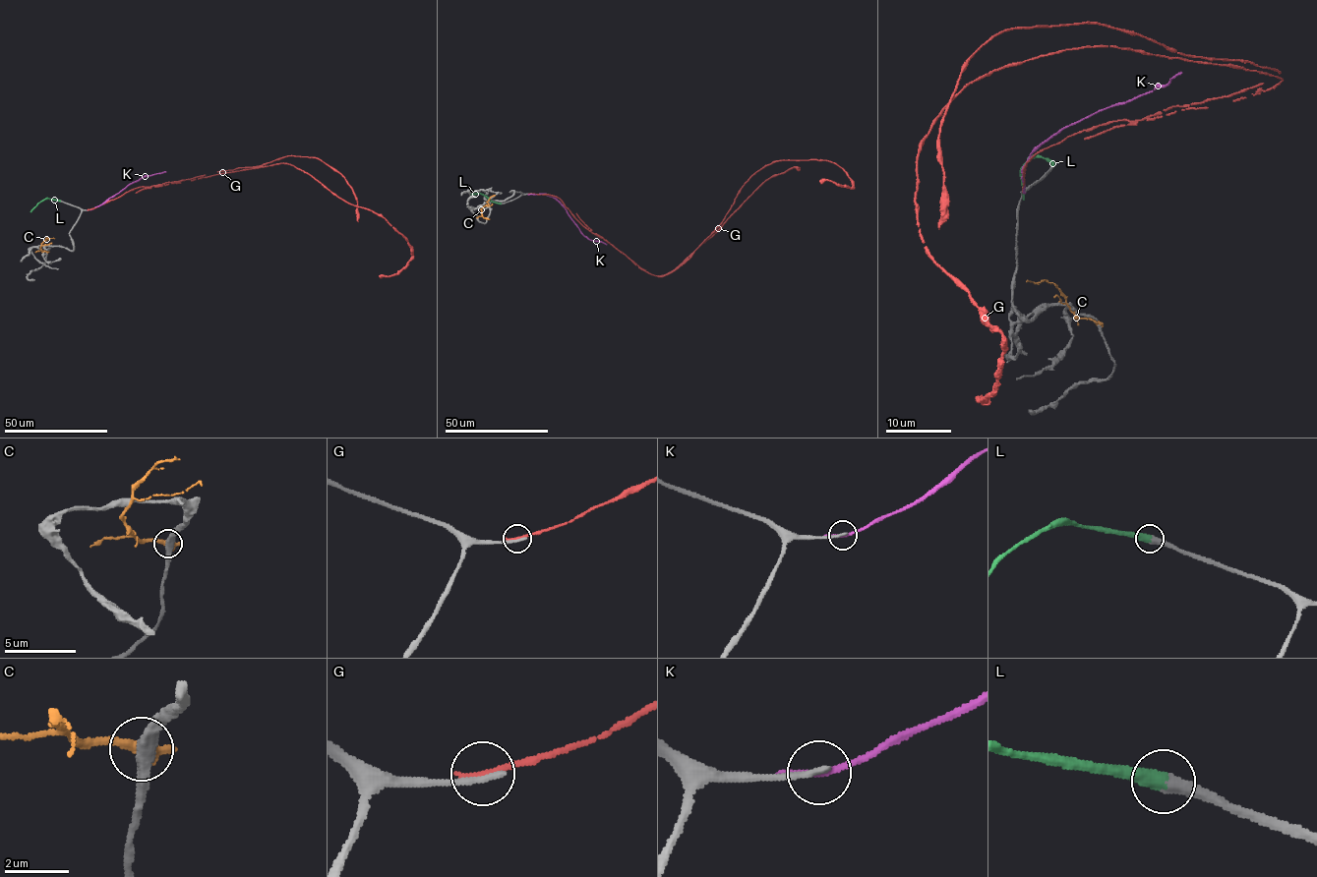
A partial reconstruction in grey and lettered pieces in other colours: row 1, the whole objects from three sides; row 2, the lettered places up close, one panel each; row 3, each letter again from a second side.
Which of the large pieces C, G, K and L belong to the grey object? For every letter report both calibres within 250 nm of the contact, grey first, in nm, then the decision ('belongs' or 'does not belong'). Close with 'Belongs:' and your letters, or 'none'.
C: 440 nm thick on the grey side, 440 nm on the other; does not belong
G: 260 nm thick on the grey side, 240 nm on the other; does not belong
K: 240 nm thick on the grey side, 180 nm on the other; does not belong
L: 400 nm thick on the grey side, 480 nm on the other; belongs
Belongs: L

